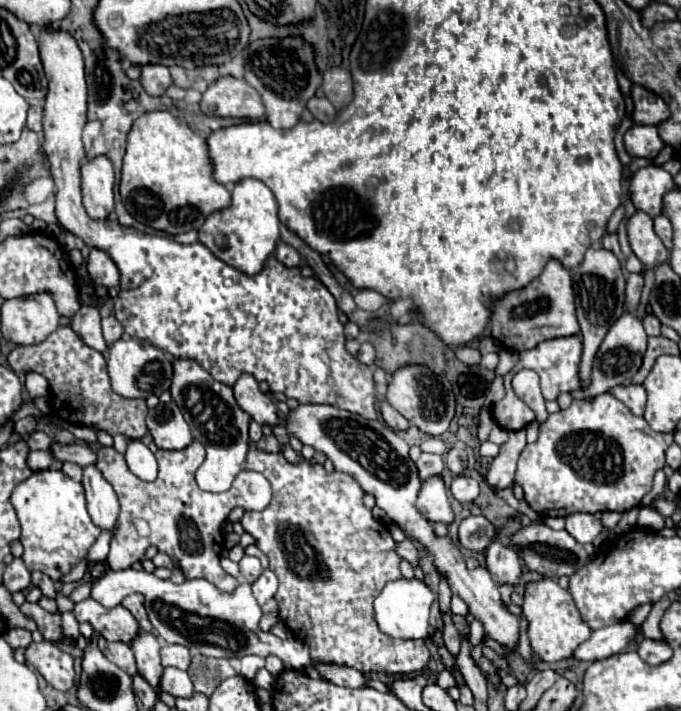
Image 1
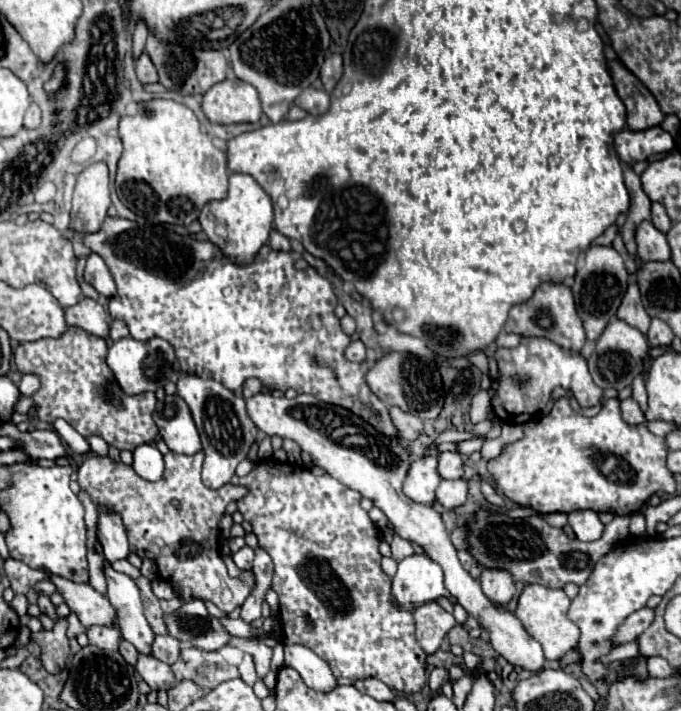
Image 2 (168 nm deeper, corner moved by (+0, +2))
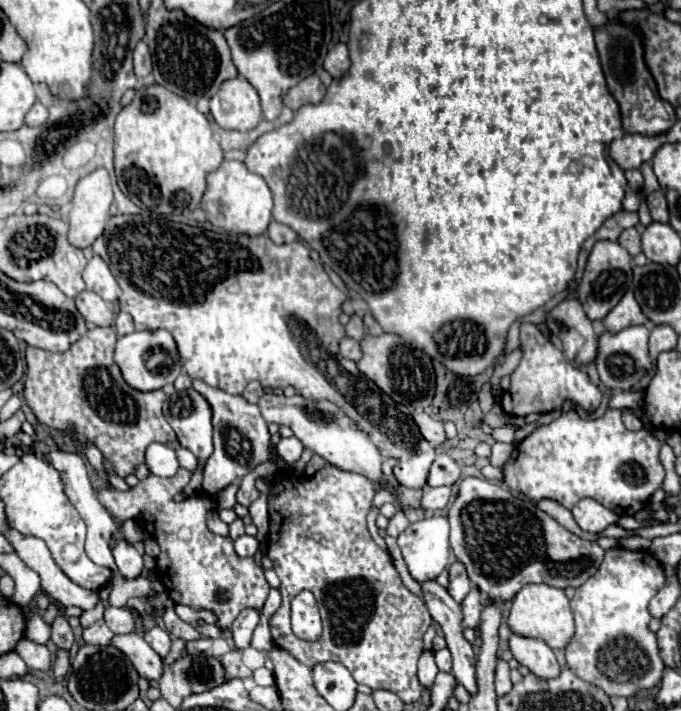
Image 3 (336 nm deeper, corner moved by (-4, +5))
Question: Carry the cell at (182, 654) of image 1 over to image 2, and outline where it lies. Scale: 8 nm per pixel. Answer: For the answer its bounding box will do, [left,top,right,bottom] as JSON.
[152,635,180,665]

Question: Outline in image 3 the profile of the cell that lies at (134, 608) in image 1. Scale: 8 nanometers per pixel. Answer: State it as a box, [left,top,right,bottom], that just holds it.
[162,610,202,640]

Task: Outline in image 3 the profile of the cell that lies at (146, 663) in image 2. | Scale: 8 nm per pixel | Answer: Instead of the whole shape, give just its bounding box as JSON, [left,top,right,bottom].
[112,632,164,680]

